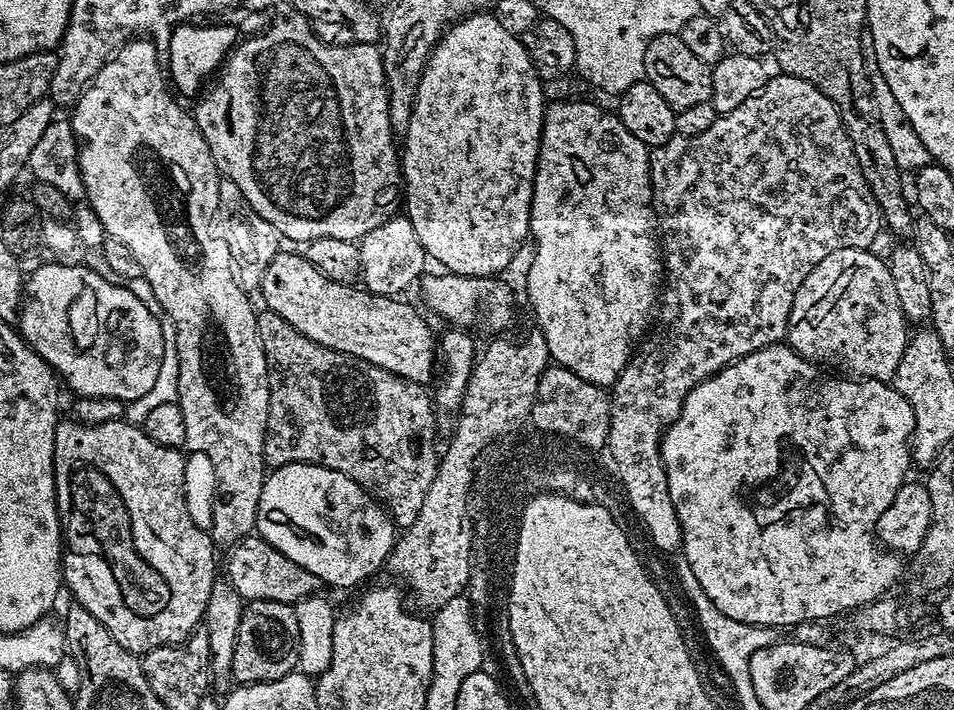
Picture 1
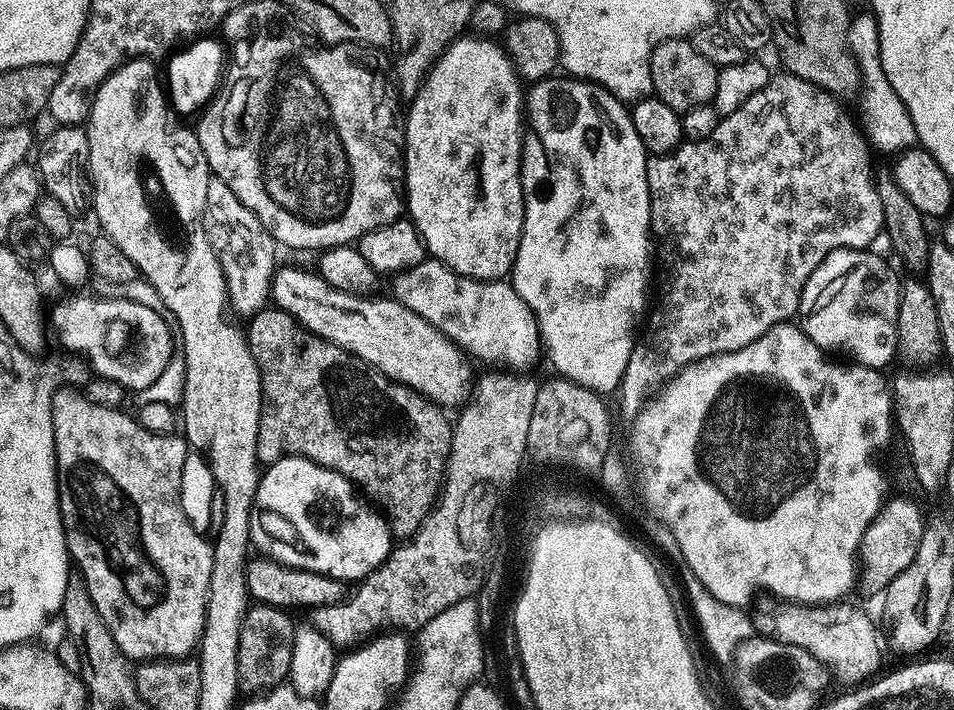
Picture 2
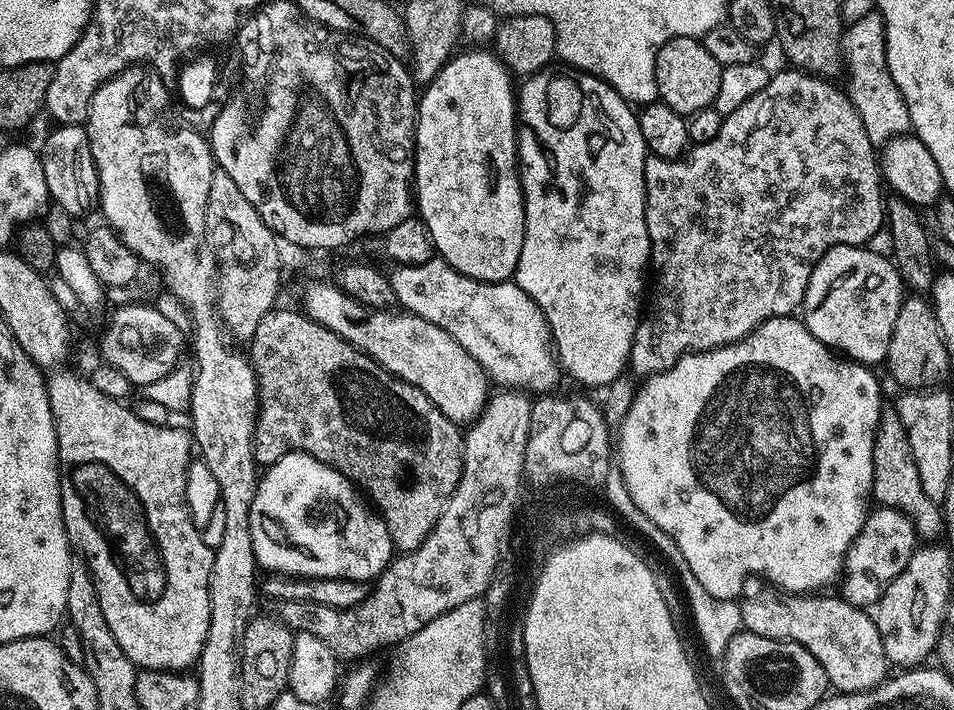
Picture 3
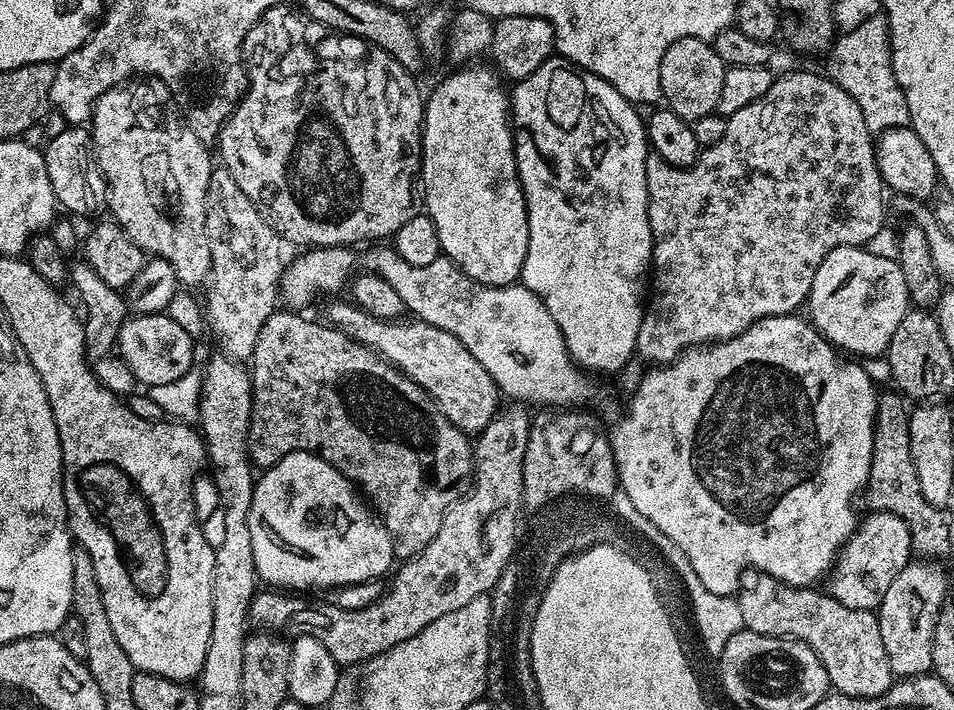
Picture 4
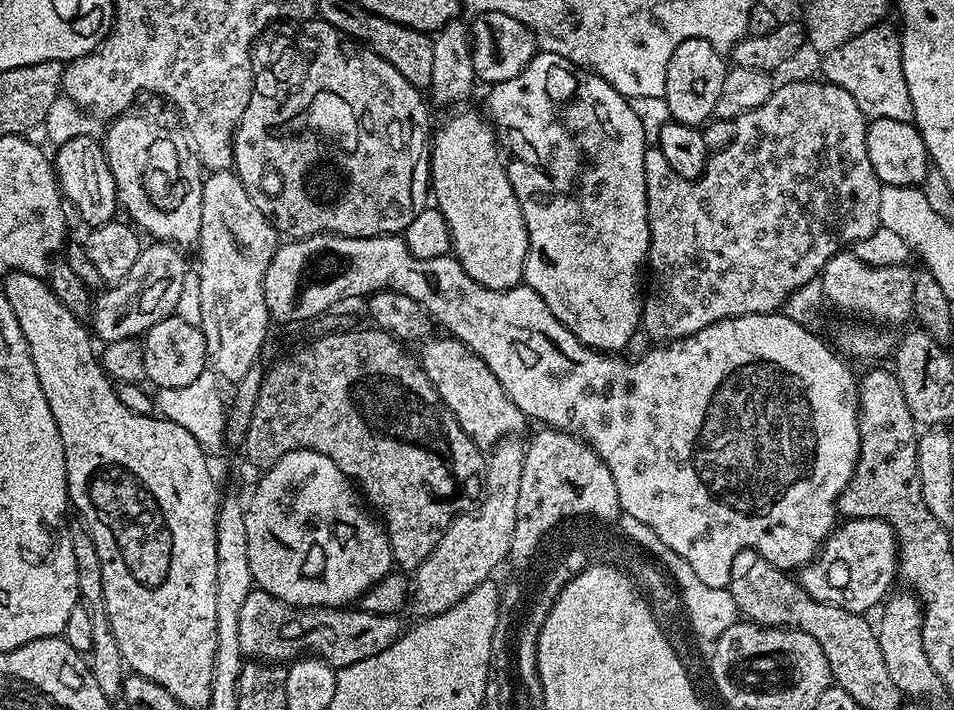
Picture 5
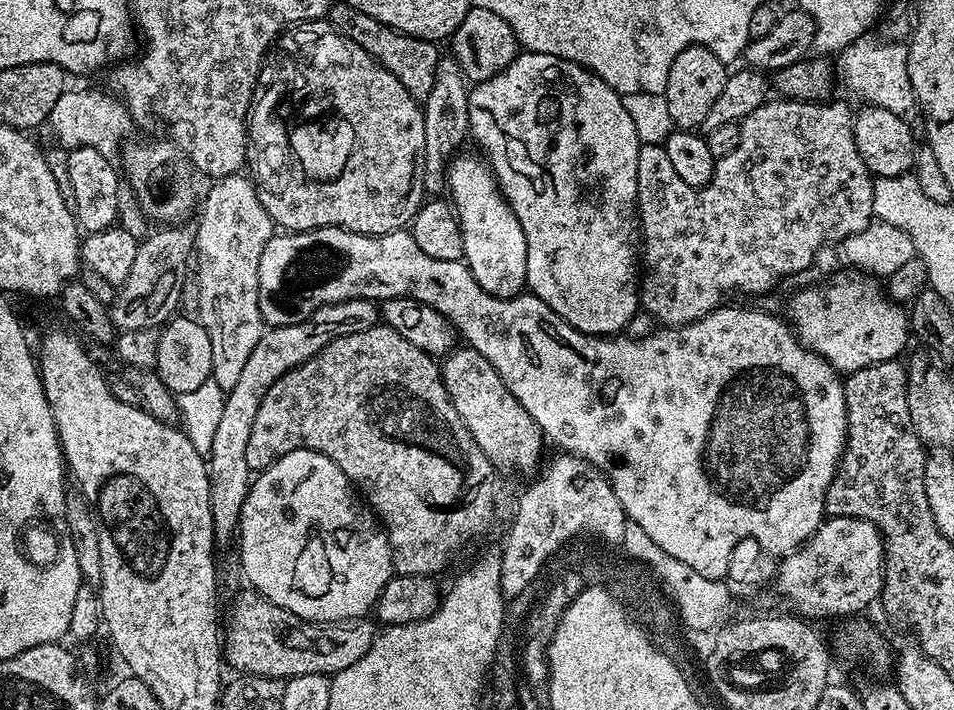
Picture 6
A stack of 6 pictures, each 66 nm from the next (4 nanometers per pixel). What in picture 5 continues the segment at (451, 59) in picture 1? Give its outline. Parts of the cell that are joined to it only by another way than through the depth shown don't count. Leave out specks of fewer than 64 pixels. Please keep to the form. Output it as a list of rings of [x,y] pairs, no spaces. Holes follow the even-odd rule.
[[[460,112],[457,116],[450,117],[437,132],[435,129],[434,135],[430,140],[430,160],[432,156],[432,192],[436,195],[436,200],[434,200],[435,207],[439,208],[441,214],[446,218],[446,226],[450,230],[450,238],[452,239],[452,252],[454,253],[455,259],[460,261],[462,270],[466,270],[466,274],[470,274],[470,278],[474,278],[474,282],[478,282],[490,290],[506,290],[507,288],[517,287],[517,285],[523,281],[524,259],[528,253],[528,231],[526,230],[526,222],[522,218],[522,206],[518,206],[518,198],[510,186],[508,169],[505,161],[502,159],[501,149],[496,142],[496,133],[492,131],[491,123],[489,123],[481,113],[480,116],[476,112]]]

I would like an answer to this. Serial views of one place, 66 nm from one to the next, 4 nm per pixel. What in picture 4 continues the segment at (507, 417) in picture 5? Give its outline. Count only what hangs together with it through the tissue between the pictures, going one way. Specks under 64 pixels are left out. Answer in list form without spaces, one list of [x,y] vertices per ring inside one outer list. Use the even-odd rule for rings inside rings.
[[[345,300],[329,306],[331,327],[339,328],[351,340],[357,340],[367,348],[373,348],[388,363],[406,373],[436,401],[442,414],[446,414],[455,428],[465,434],[478,434],[496,417],[502,407],[500,389],[494,378],[490,378],[486,366],[482,366],[482,362],[478,362],[478,358],[474,358],[474,354],[470,354],[470,350],[466,350],[466,346],[462,346],[454,334],[446,334],[446,330],[438,330],[438,326],[430,326],[419,318],[409,319],[409,324],[379,320],[363,312],[355,303]]]

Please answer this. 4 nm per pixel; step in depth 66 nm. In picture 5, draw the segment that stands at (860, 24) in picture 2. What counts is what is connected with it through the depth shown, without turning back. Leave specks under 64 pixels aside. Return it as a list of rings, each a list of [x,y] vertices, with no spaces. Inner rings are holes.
[[[884,25],[872,26],[825,53],[821,57],[821,75],[827,83],[849,91],[867,119],[893,118],[911,123],[913,103],[902,71],[900,38],[896,30]]]

